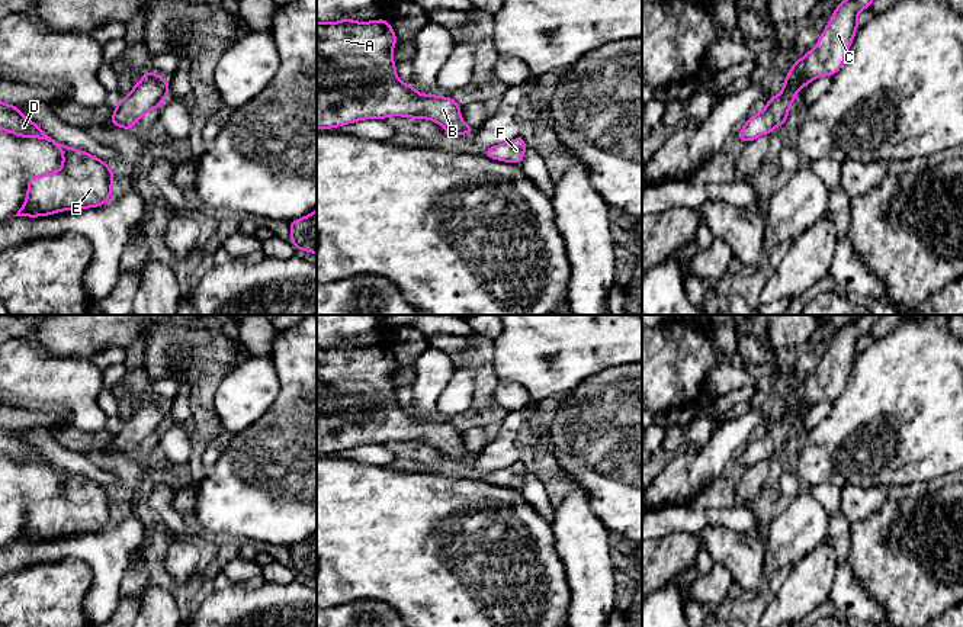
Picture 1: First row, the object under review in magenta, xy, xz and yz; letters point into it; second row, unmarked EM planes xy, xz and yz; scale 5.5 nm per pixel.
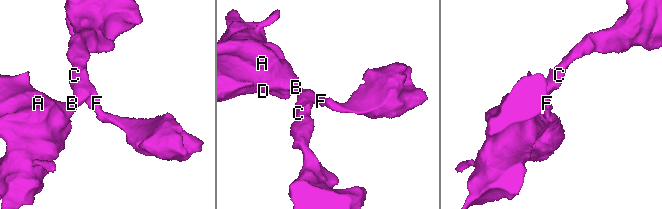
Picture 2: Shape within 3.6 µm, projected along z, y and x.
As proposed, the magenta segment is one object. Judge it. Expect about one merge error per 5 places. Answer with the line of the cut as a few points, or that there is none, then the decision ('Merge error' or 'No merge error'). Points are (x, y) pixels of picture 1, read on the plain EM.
No split. No merge error

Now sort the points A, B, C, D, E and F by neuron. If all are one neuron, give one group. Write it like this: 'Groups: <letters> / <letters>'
Groups: A B C D E F

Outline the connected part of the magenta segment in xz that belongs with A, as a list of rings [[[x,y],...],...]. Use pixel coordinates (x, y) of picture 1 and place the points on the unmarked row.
[[[350,343],[331,348],[317,345],[317,454],[402,441],[433,446],[450,462],[475,459],[475,454],[460,444],[462,431],[450,421],[421,419],[410,408],[398,405],[397,388],[392,385],[397,367],[398,363],[385,343],[370,347]]]

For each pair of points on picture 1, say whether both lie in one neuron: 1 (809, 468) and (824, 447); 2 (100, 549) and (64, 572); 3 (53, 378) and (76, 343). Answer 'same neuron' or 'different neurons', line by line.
1: same neuron
2: different neurons
3: different neurons

